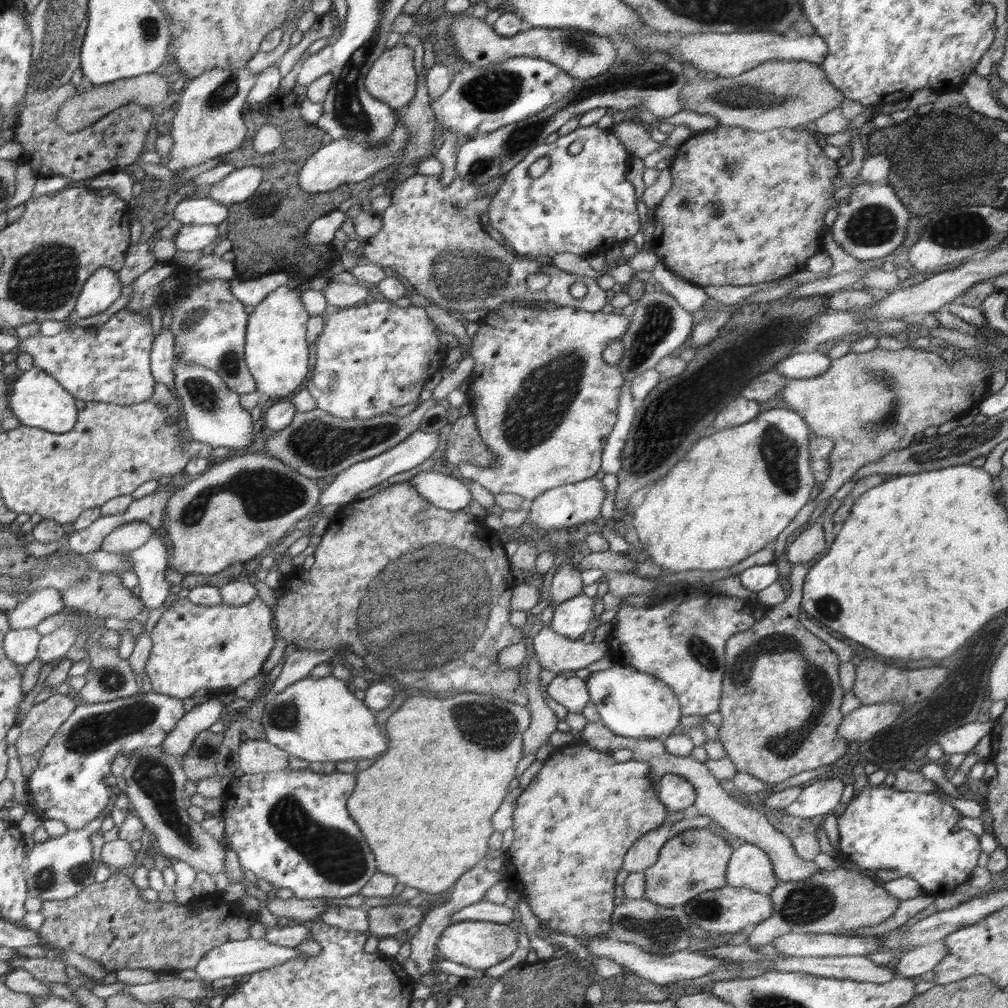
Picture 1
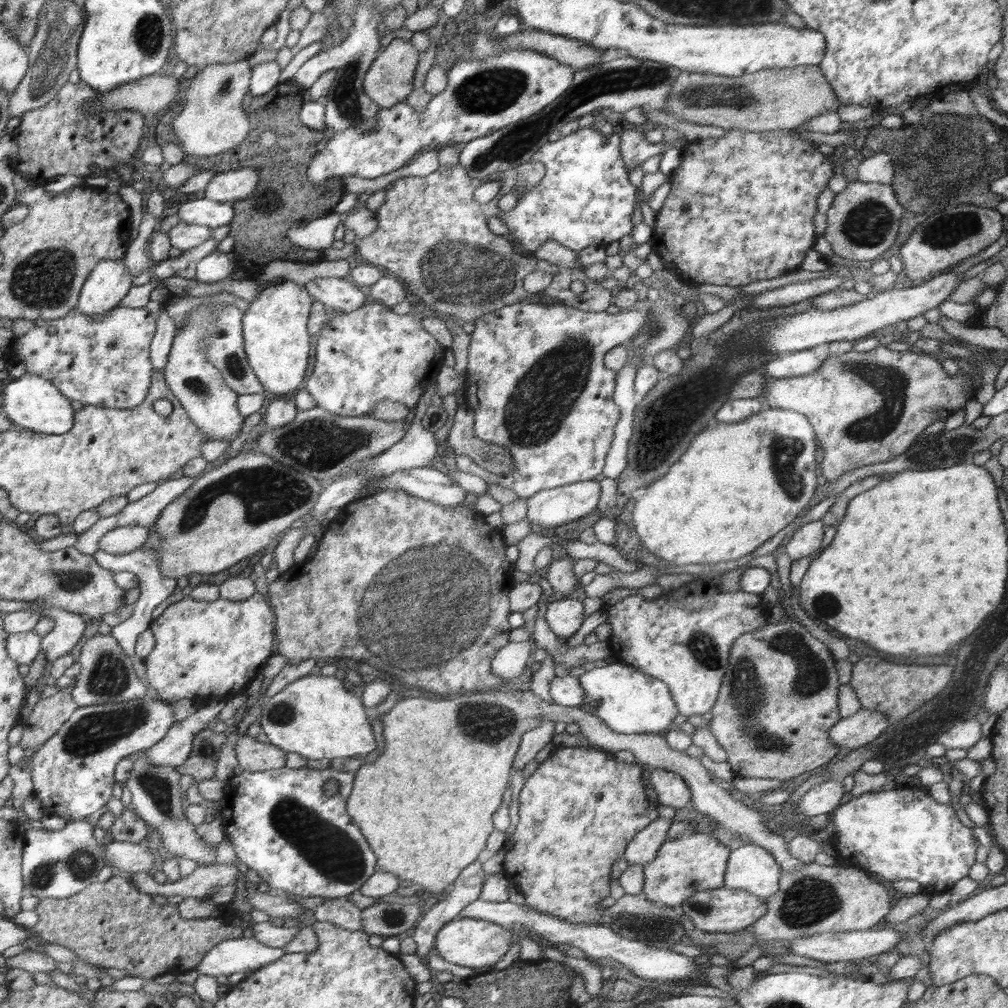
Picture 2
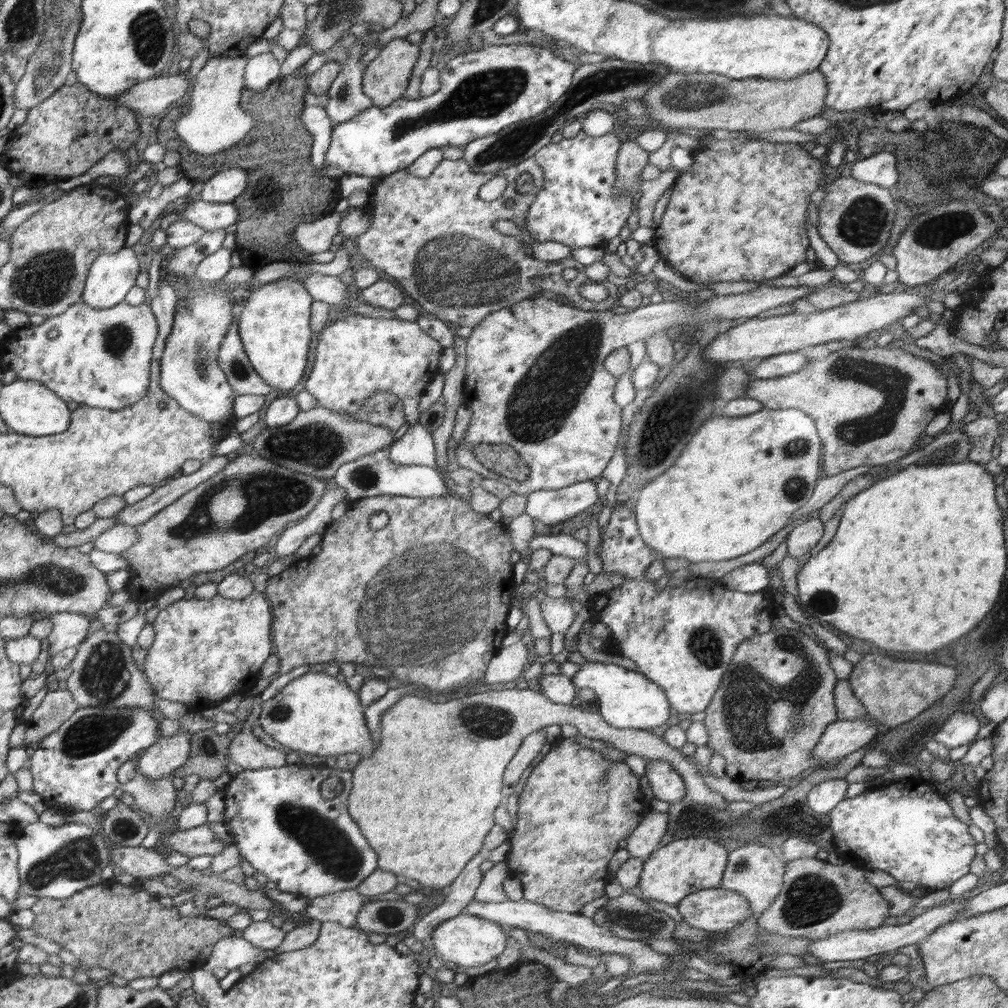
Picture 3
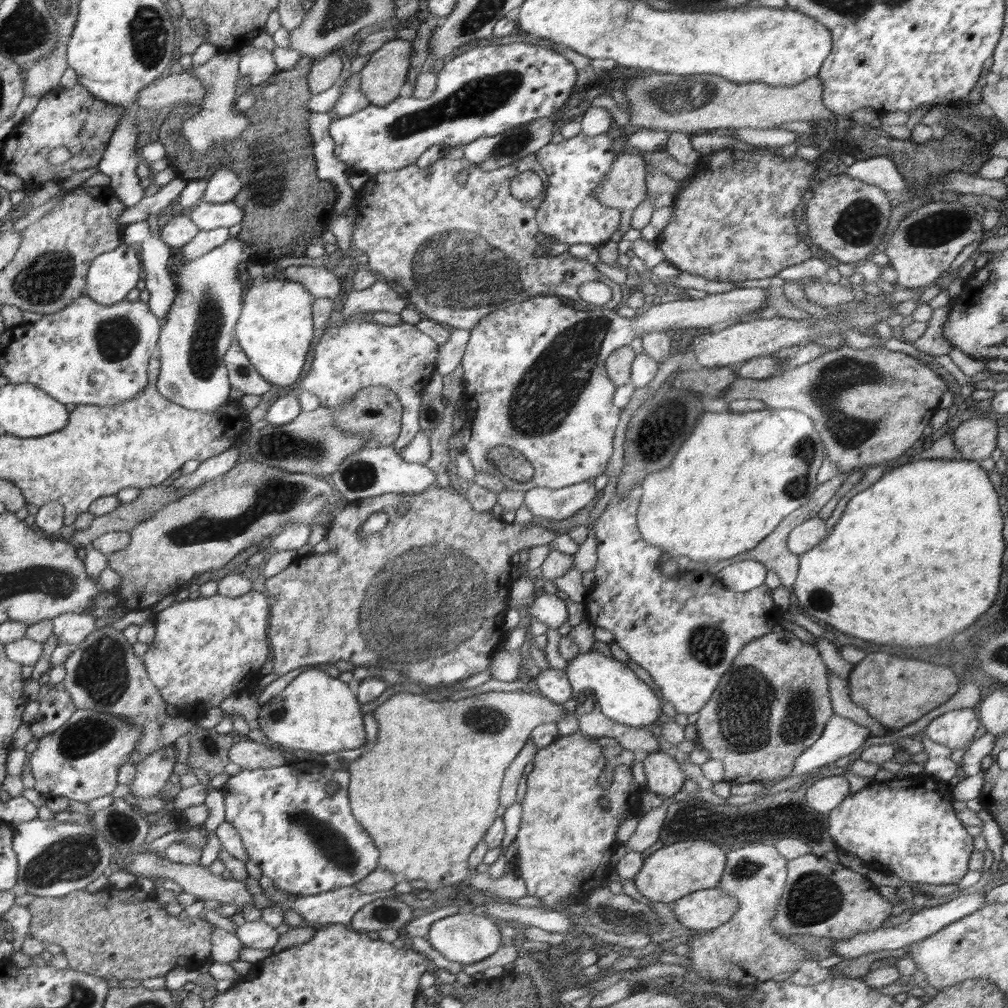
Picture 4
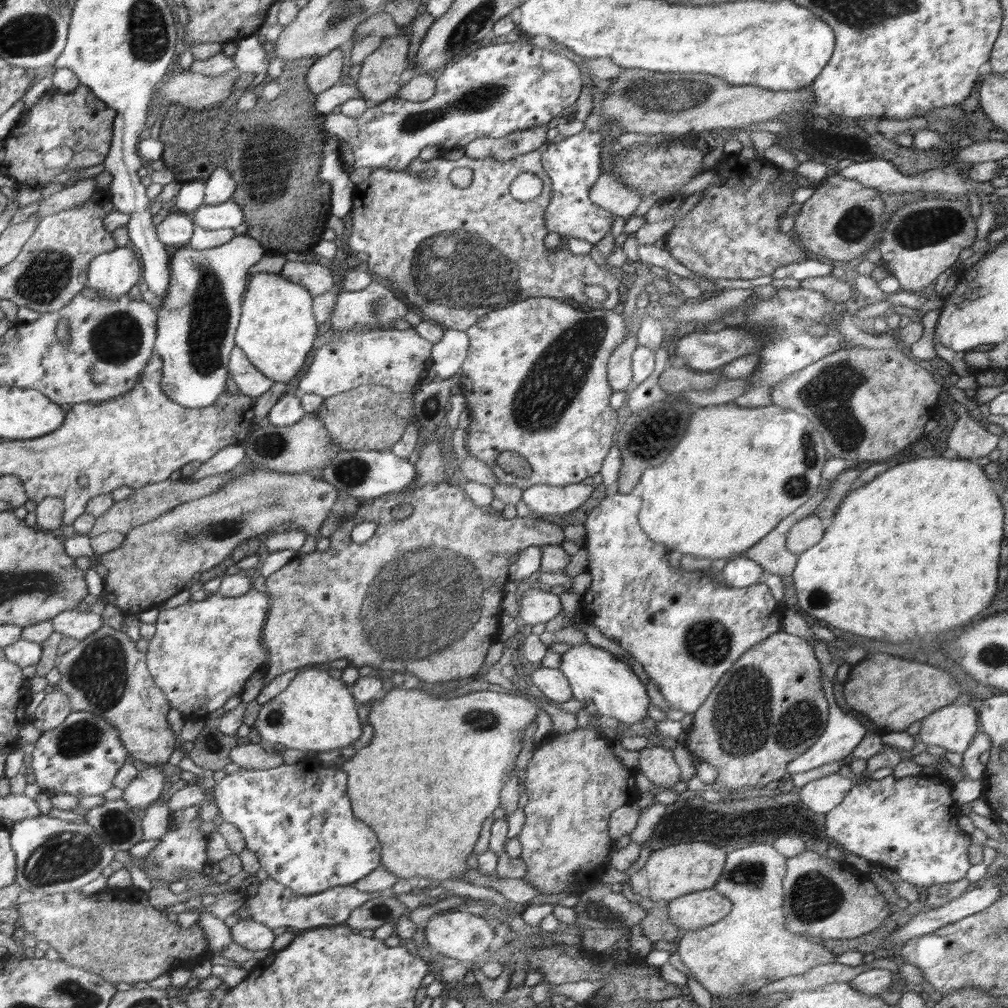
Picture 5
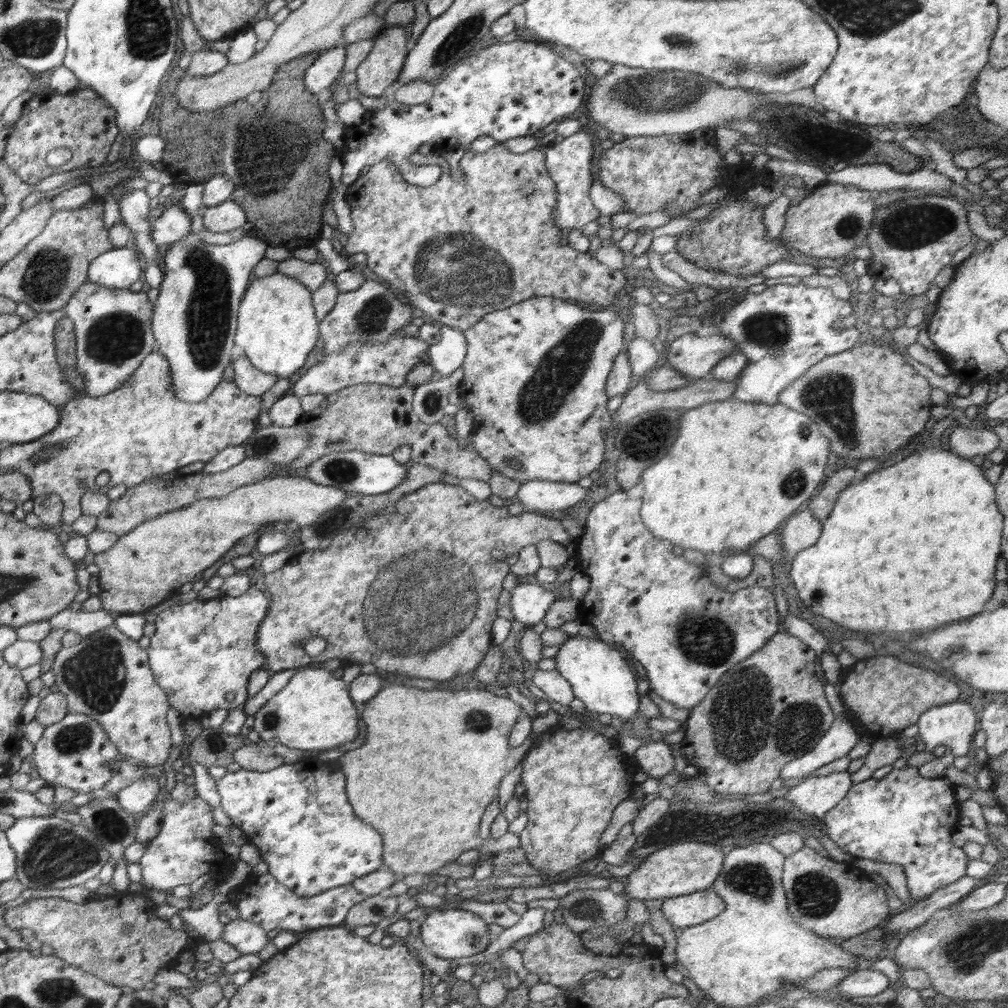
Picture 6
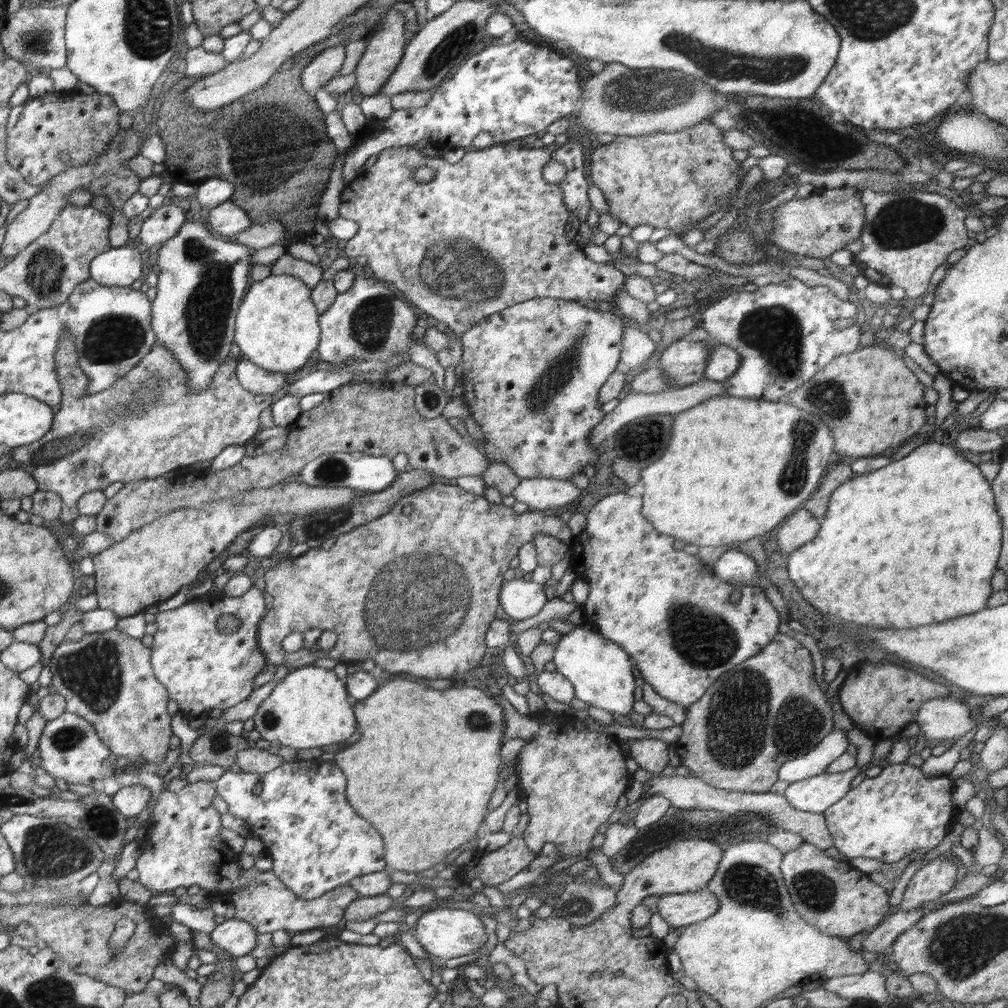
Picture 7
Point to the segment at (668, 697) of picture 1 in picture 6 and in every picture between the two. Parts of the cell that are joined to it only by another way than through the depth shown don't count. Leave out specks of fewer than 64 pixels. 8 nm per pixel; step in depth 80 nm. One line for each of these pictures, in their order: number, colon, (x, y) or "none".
2: (630, 702)
3: (626, 699)
4: (621, 696)
5: (597, 678)
6: (599, 676)

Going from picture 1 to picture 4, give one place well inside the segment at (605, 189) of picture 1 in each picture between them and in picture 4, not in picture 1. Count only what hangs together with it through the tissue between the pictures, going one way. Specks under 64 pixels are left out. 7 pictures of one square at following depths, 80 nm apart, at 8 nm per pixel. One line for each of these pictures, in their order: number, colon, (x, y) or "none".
2: (584, 199)
3: (576, 206)
4: (571, 212)

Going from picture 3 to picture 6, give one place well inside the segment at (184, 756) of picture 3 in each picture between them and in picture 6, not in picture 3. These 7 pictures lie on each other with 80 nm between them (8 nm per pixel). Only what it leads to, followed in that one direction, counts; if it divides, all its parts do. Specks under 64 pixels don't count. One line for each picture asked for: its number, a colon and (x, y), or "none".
4: (152, 774)
5: (148, 786)
6: (136, 799)

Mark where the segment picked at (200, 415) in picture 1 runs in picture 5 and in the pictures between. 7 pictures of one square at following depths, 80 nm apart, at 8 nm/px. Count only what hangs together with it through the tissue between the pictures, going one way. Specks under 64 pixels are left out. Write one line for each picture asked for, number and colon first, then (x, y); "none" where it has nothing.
2: (210, 402)
3: (190, 372)
4: (201, 326)
5: (197, 326)

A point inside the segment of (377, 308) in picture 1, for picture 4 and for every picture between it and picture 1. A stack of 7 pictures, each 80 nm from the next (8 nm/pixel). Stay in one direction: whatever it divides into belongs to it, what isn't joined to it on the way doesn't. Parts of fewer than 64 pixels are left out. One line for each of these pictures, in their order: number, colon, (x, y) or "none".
2: (370, 355)
3: (357, 356)
4: (360, 354)

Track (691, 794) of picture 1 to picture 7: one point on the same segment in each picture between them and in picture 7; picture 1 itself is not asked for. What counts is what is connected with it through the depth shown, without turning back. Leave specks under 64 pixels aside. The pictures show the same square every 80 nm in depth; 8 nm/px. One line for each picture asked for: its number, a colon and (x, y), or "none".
2: (668, 788)
3: (664, 783)
4: (664, 777)
5: (656, 763)
6: (655, 758)
7: (652, 755)

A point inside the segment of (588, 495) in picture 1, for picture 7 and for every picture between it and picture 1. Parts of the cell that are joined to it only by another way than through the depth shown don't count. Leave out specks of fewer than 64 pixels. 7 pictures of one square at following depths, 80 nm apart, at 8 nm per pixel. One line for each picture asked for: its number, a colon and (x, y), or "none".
2: (554, 507)
3: (551, 507)
4: (554, 504)
5: (544, 498)
6: (542, 496)
7: (539, 493)

